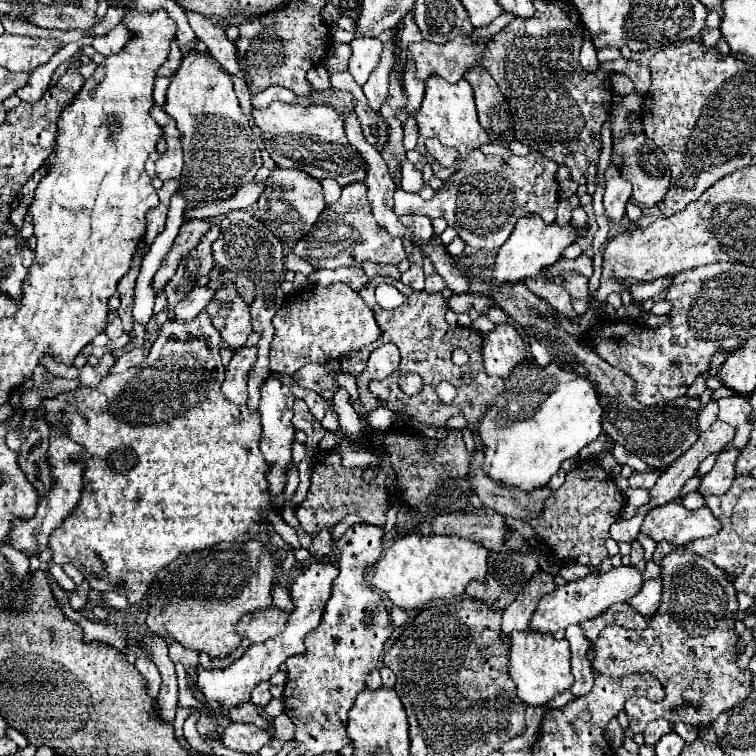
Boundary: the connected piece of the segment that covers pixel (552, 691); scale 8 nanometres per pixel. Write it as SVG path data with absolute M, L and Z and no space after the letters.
M531 630L511 634L509 676L517 684L517 696L529 706L545 706L557 694L569 690L573 684L569 652L567 640L555 640L553 634L531 634Z

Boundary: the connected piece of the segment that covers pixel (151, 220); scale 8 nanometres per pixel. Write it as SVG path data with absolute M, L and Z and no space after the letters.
M159 204L159 206L155 206L155 208L151 208L151 210L147 212L147 234L145 234L147 248L149 248L149 244L155 240L155 236L165 228L167 212L169 212L169 208L167 208L165 204Z

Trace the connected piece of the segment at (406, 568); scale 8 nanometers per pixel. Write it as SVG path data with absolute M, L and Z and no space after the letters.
M407 534L395 540L379 562L373 564L371 586L383 592L393 606L403 610L421 610L437 598L457 598L465 592L471 578L483 580L487 574L489 550L477 542L459 536L423 536Z

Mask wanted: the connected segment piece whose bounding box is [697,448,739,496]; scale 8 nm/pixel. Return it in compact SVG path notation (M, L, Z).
M727 448L719 454L717 464L713 466L713 470L709 474L705 474L701 478L699 484L699 494L707 496L707 494L725 494L735 478L735 460L739 456L739 450L735 448Z

